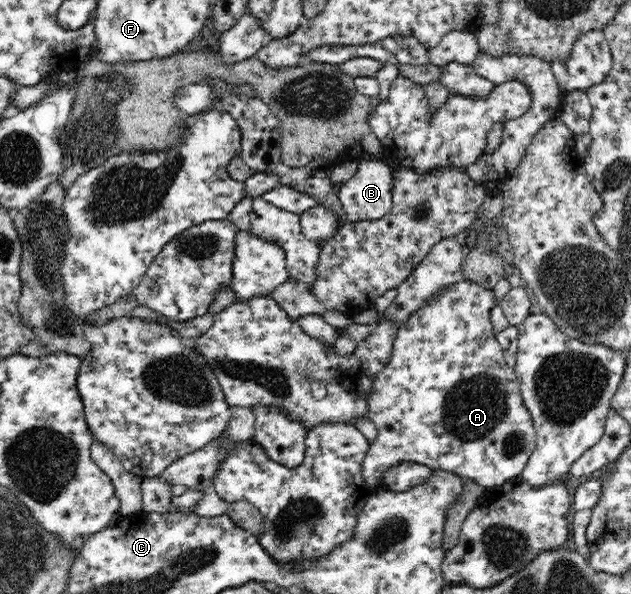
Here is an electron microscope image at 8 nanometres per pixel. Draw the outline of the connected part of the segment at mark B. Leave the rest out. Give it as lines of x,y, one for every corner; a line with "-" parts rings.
371,157
360,162
357,173
347,182
341,184
338,196
345,211
347,221
377,221
390,214
393,207
393,168
386,162

